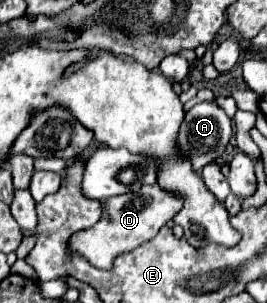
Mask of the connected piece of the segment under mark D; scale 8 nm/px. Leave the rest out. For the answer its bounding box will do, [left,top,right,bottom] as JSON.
[70,184,182,268]

